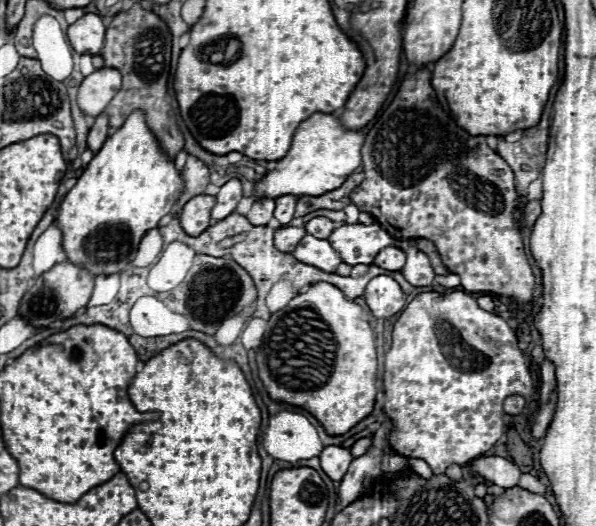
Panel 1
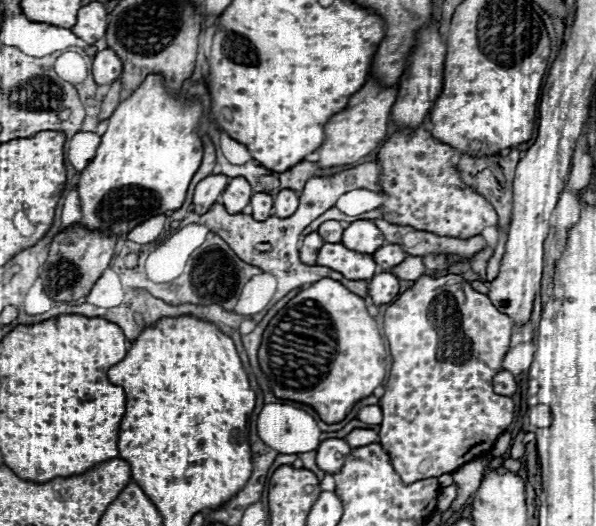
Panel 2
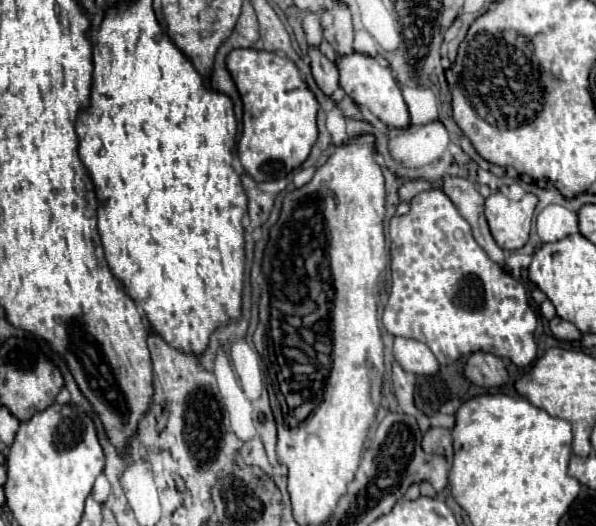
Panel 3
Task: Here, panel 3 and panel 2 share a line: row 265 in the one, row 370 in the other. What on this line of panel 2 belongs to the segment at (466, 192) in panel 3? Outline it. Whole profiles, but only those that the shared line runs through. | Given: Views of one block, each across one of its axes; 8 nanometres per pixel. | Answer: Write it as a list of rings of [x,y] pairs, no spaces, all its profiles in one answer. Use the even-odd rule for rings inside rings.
[[[498,370],[498,372],[494,374],[492,386],[494,386],[494,390],[496,390],[498,394],[502,394],[502,396],[512,396],[512,394],[516,392],[516,380],[514,380],[514,376],[512,376],[510,372],[506,372],[506,370]]]

